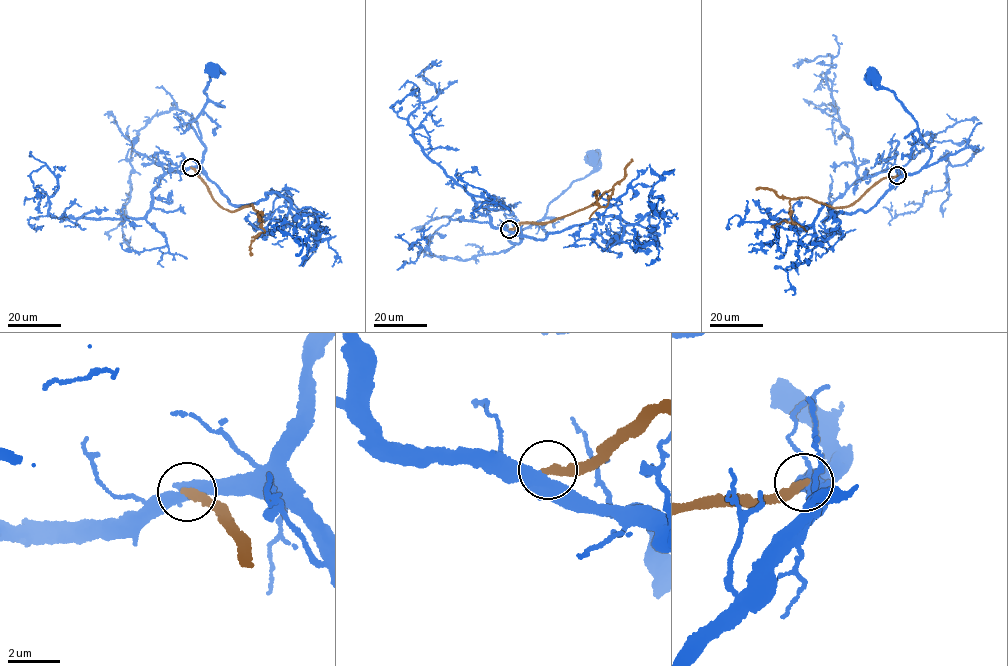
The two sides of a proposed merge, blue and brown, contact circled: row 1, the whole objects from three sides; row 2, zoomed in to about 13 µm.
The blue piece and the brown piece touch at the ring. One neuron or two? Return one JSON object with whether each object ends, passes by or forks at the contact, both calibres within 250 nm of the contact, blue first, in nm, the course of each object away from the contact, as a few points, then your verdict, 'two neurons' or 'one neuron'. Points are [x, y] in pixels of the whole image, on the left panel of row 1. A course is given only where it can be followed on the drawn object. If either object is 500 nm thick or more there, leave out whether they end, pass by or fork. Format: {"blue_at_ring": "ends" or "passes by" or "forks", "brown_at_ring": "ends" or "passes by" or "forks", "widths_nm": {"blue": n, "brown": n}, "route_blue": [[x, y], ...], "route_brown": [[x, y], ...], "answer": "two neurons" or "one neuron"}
{"blue_at_ring": "passes by", "brown_at_ring": "ends", "widths_nm": {"blue": 480, "brown": 320}, "route_blue": [[190, 167], [200, 162], [206, 151], [190, 121], [206, 102], [204, 91], [210, 76], [220, 71], [212, 70]], "route_brown": [[191, 167], [226, 209], [235, 211], [251, 205], [259, 212], [265, 232], [251, 243], [251, 255]], "answer": "two neurons"}

